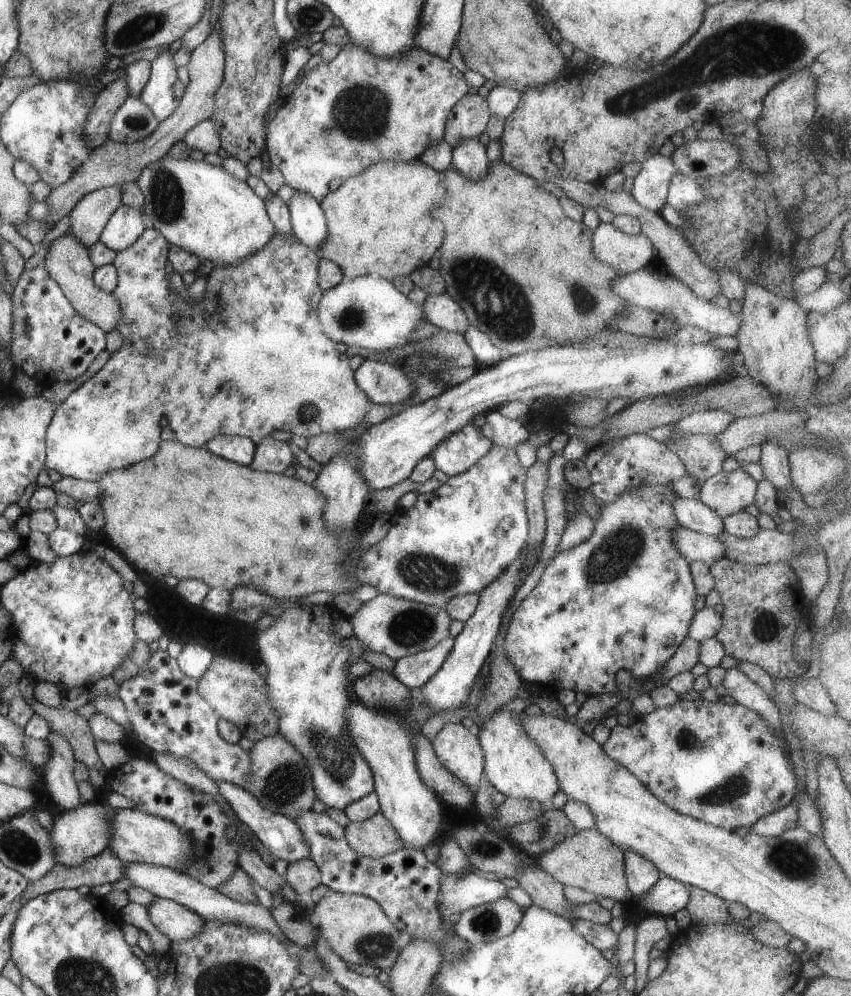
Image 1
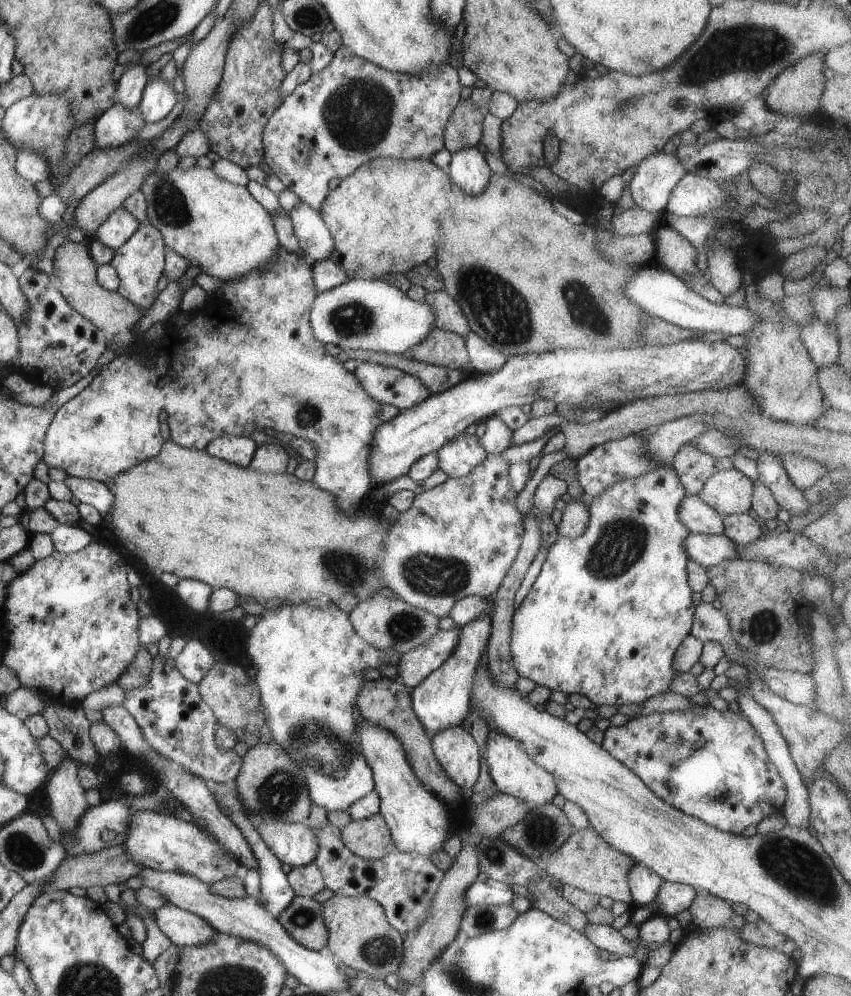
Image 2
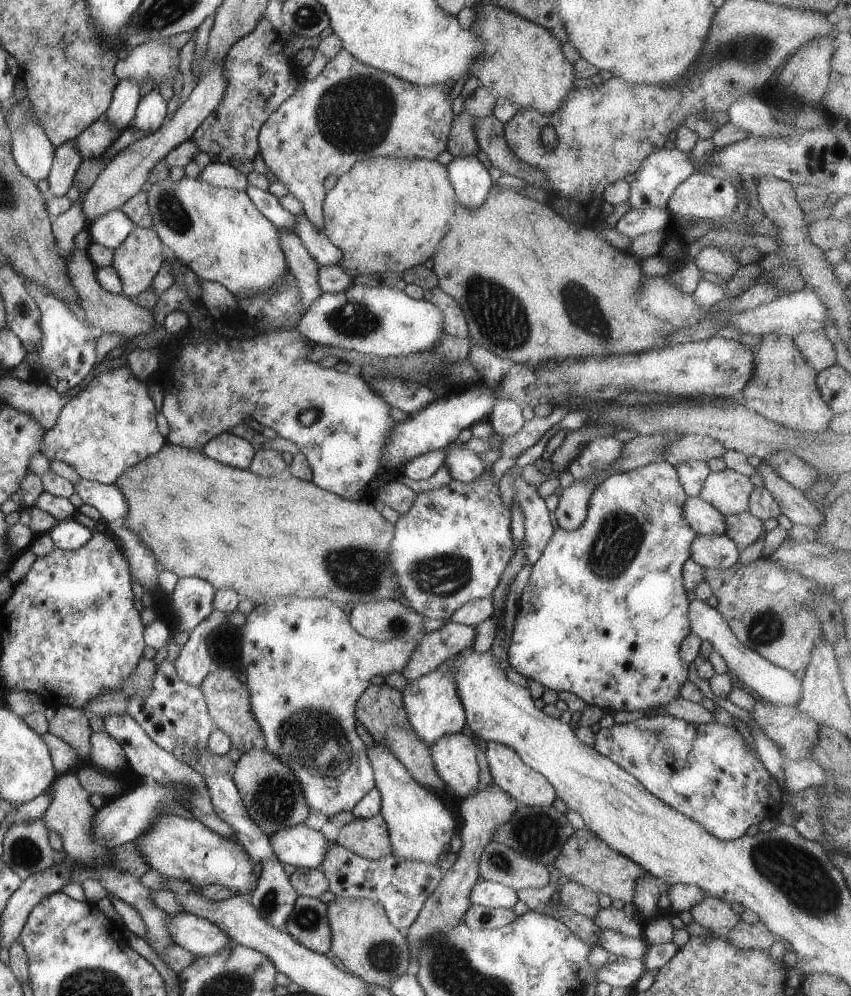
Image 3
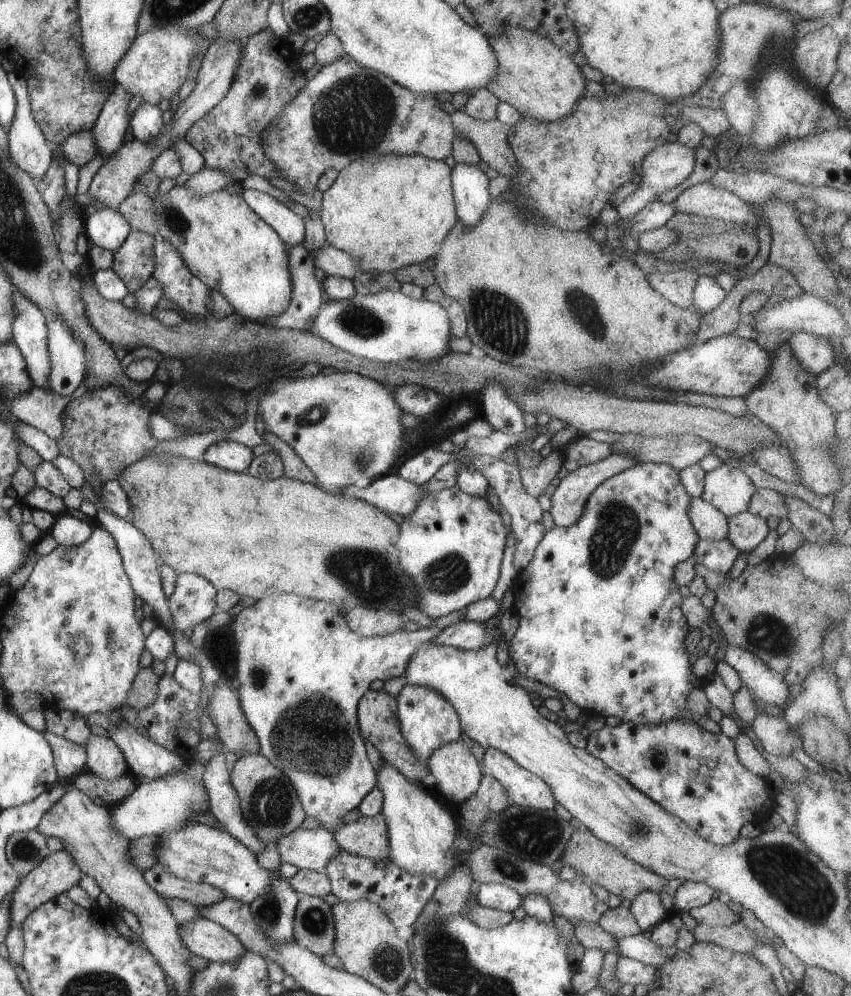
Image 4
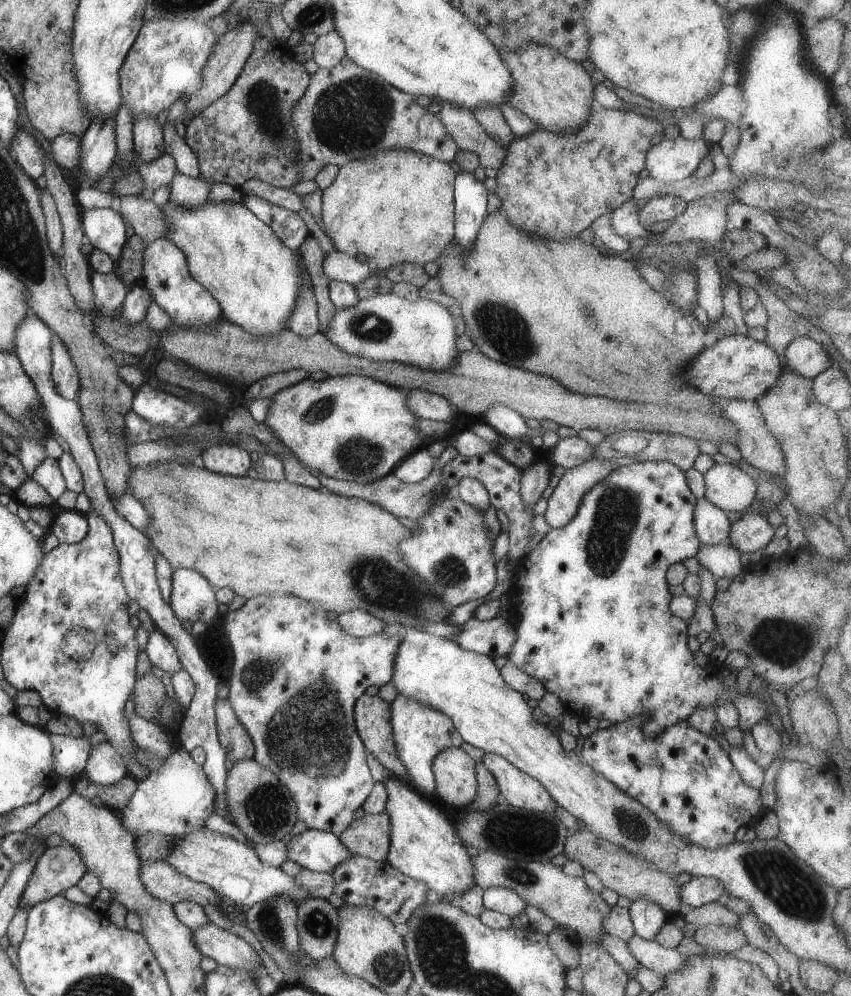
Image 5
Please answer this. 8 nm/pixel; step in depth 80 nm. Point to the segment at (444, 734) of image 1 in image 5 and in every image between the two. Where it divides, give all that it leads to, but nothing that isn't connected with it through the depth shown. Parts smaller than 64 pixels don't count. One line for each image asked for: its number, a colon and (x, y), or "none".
2: (455, 749)
3: (454, 757)
4: (457, 774)
5: (455, 776)

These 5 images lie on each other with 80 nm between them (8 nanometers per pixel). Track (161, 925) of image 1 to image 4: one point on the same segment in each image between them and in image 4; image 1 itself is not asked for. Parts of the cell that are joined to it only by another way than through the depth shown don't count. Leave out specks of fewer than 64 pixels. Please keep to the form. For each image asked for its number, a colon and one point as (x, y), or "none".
2: (183, 928)
3: (198, 936)
4: (205, 939)

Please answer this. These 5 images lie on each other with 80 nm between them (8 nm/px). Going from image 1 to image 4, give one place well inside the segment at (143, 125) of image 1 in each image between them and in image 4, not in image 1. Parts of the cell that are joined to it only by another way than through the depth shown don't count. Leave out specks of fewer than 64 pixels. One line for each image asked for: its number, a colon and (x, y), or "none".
2: (118, 125)
3: (92, 143)
4: (80, 148)

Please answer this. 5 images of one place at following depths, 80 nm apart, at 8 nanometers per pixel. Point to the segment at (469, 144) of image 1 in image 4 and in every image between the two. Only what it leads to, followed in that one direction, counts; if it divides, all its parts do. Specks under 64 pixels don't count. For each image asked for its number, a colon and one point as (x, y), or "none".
2: (469, 170)
3: (469, 178)
4: (470, 184)

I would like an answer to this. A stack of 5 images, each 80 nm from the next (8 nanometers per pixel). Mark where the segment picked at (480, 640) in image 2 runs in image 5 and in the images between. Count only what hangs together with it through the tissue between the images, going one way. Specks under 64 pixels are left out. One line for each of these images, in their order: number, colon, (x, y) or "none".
3: (434, 709)
4: (427, 721)
5: (420, 732)

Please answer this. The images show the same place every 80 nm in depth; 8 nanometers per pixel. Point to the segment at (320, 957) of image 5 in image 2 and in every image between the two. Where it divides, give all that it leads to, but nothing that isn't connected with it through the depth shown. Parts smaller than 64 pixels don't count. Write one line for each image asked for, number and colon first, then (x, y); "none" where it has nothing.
2: (302, 920)
3: (308, 924)
4: (314, 927)

